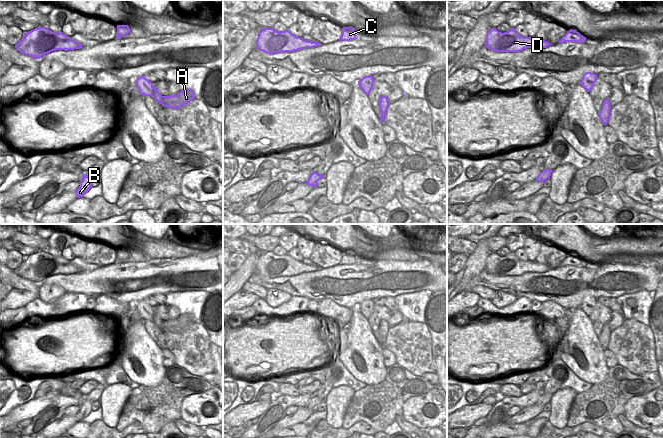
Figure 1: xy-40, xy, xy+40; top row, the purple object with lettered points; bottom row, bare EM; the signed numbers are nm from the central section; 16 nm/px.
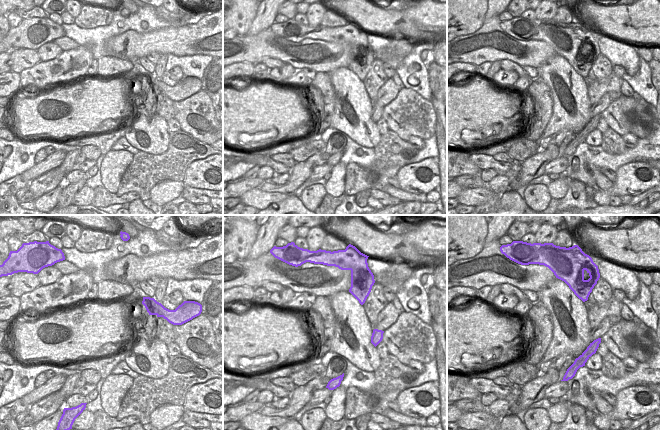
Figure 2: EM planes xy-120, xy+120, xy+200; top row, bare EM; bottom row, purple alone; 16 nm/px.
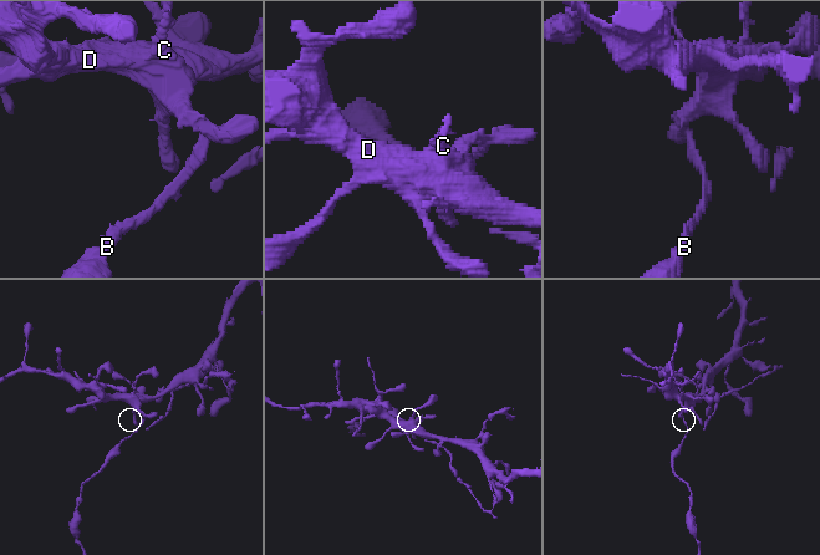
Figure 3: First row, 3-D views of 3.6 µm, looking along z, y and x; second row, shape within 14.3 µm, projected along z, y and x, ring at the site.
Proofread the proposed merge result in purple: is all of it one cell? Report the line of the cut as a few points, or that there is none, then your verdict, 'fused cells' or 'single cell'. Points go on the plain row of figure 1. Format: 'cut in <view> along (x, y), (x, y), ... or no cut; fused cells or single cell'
cut in xy along (379, 326), (386, 335); fused cells

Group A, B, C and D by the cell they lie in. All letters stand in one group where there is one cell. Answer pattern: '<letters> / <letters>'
A C D / B

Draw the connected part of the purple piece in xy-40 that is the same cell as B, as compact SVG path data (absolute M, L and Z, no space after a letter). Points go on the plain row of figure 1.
M83 397L83 401L80 404L80 410L79 412L75 415L76 417L76 422L82 421L85 417L89 415L89 413L92 411L92 403L94 401L86 400Z

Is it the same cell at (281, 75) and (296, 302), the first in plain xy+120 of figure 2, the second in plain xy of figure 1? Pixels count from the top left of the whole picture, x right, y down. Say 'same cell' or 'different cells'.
different cells

